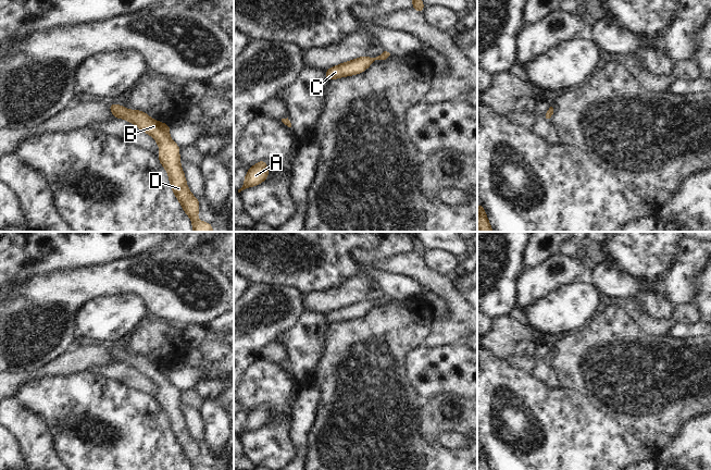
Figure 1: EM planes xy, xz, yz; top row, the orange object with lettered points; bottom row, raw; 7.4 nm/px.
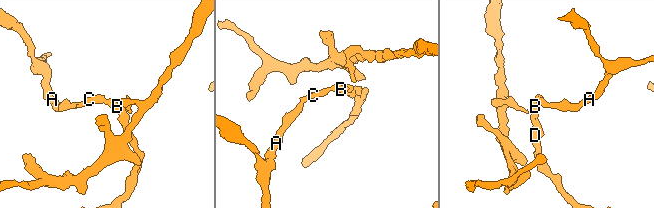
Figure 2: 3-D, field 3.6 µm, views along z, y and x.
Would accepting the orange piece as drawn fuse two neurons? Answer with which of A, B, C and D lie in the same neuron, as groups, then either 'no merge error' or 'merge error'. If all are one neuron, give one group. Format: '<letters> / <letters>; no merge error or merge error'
A B C D; no merge error

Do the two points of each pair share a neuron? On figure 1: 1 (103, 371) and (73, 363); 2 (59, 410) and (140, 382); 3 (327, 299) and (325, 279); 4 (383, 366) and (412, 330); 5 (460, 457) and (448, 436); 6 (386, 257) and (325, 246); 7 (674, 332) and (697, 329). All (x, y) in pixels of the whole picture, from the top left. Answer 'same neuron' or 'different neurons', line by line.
1: different neurons
2: different neurons
3: different neurons
4: same neuron
5: different neurons
6: different neurons
7: same neuron

